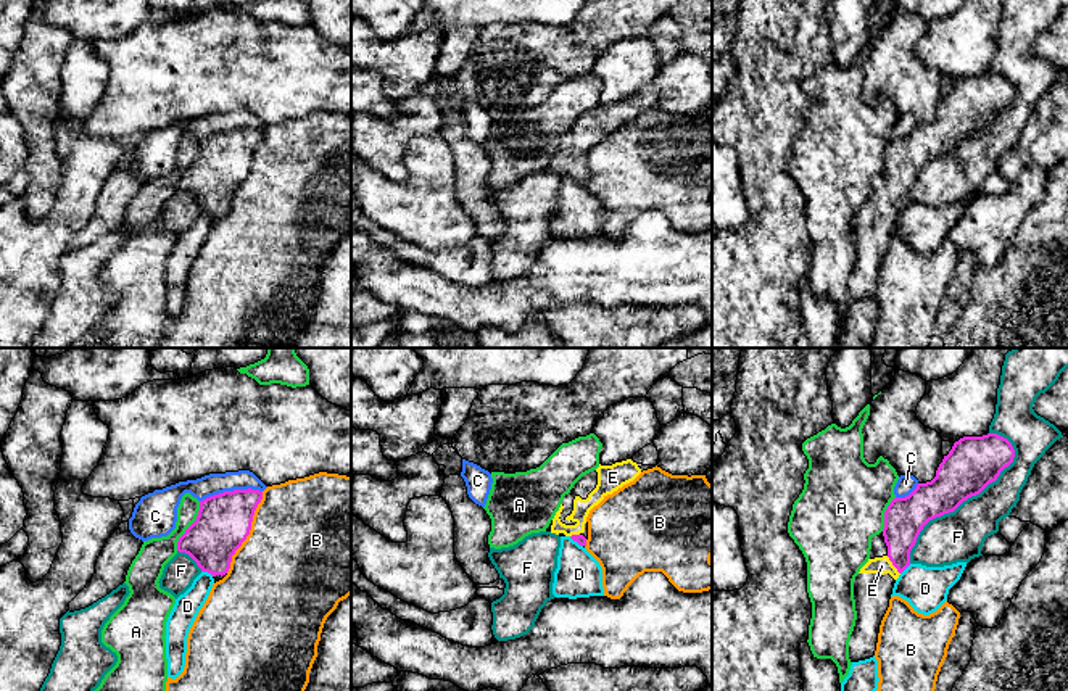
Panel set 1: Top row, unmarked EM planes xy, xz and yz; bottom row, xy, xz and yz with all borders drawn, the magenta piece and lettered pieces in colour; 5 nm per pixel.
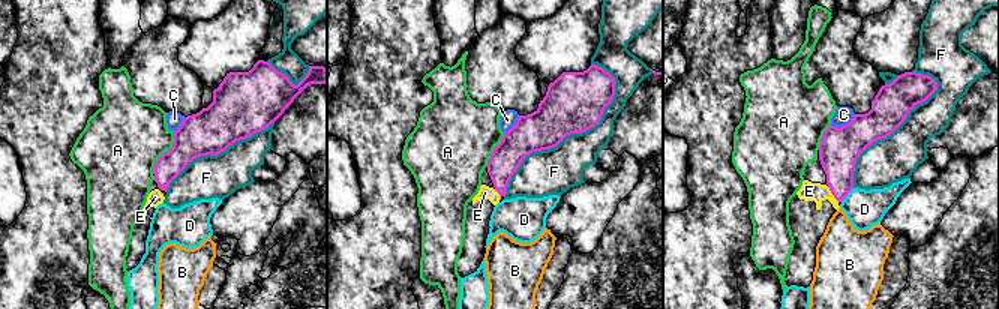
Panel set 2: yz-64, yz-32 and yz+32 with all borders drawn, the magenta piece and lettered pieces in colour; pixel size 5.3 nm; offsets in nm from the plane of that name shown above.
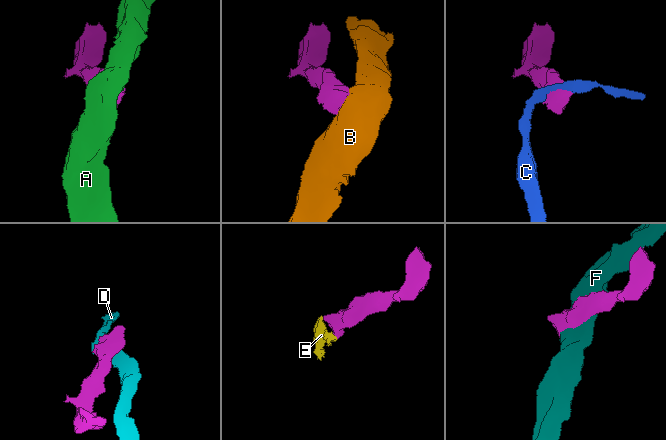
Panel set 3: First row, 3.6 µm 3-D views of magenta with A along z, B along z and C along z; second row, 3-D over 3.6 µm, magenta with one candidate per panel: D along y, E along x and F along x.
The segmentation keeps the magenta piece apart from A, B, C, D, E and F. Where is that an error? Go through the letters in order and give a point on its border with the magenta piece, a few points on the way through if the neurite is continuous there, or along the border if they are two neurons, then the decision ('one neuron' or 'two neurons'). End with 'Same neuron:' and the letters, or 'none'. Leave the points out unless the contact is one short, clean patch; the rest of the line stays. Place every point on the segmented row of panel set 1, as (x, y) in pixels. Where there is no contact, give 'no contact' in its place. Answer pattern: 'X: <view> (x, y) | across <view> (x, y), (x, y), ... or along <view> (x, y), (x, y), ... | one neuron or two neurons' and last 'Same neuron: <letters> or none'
A: xy (190, 525) | two neurons
B: xy (248, 532) | along xy (263, 492), (250, 533), (232, 556), (231, 567), (226, 572) | two neurons
C: xy (231, 492) | two neurons
D: xy (208, 572) | along xy (202, 571), (213, 575) | two neurons
E: yz (893, 564) | across yz (904, 519), (899, 556), (893, 564), (881, 566) | one neuron
F: yz (962, 501) | two neurons
Same neuron: E

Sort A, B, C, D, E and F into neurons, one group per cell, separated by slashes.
A / B / C / D / E / F

